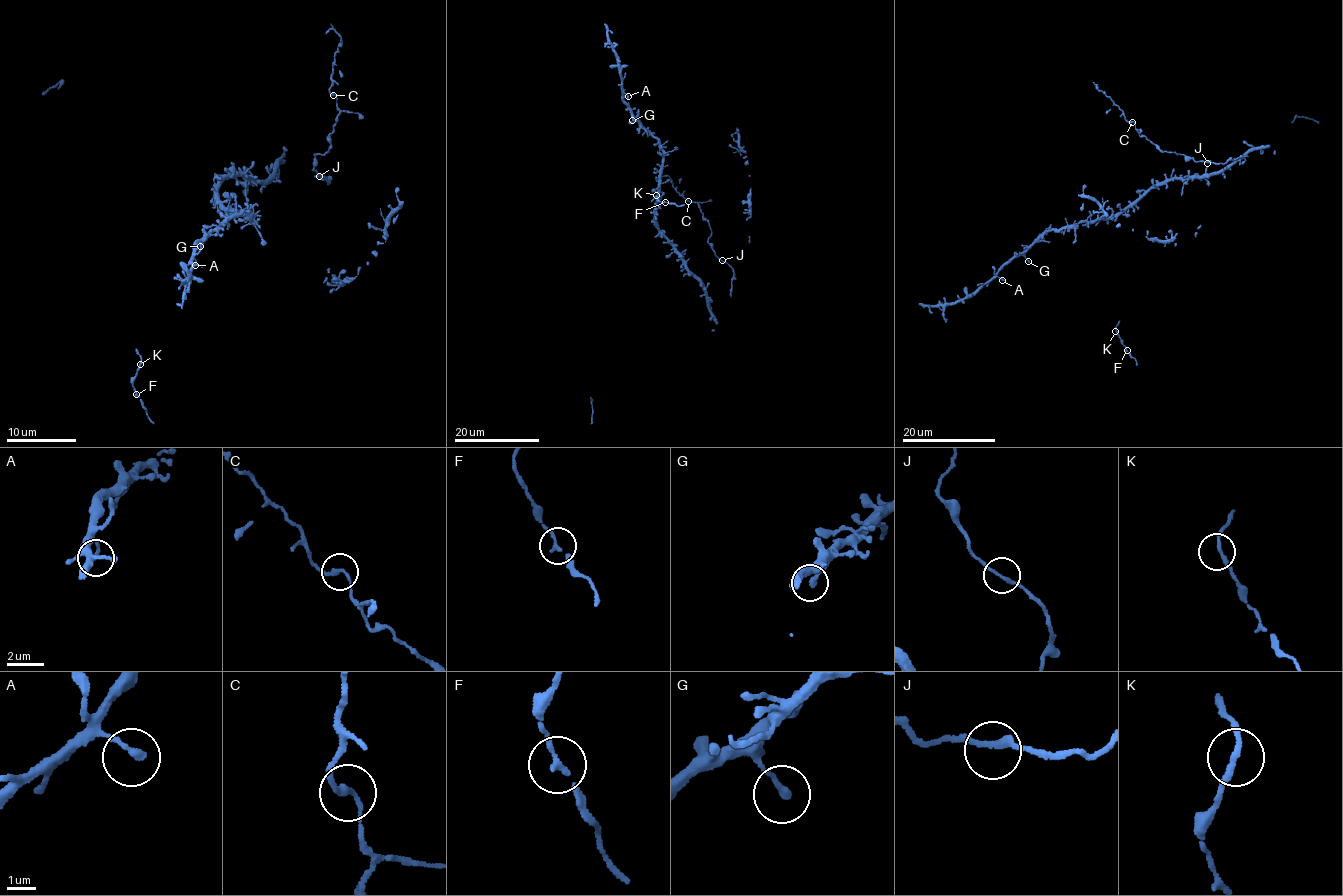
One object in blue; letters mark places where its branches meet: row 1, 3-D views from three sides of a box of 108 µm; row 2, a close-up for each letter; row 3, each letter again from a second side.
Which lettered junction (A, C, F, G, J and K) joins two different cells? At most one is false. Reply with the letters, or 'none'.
none

